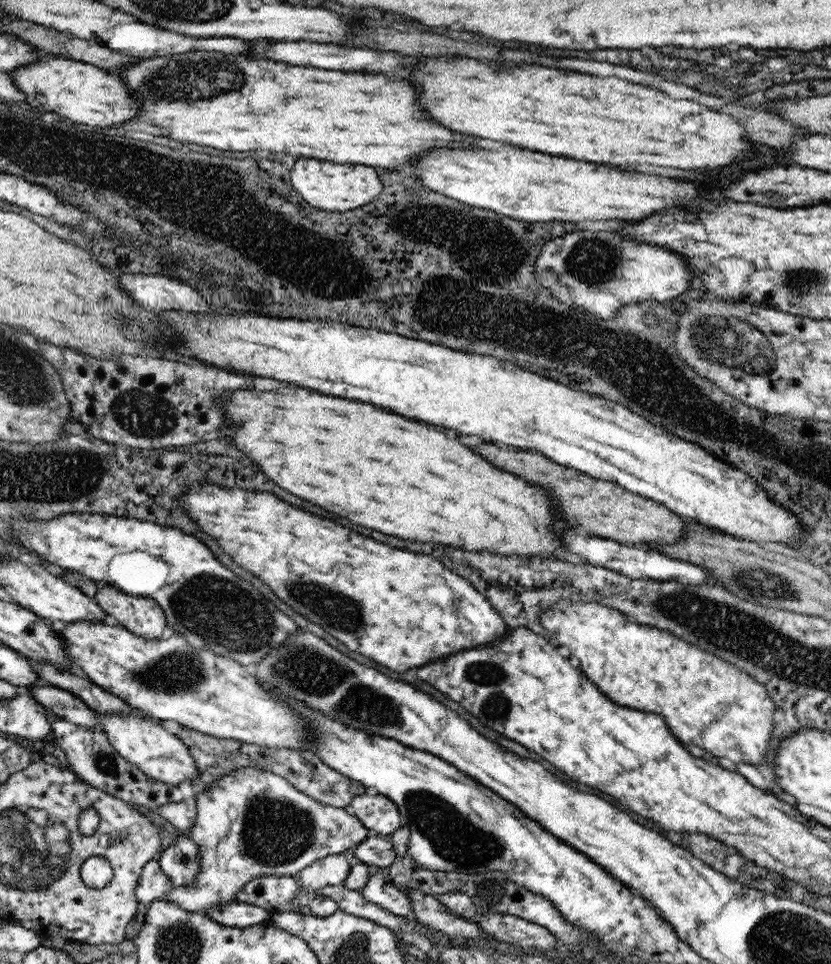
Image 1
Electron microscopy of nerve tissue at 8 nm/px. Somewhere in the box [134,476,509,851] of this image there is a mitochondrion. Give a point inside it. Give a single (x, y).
(214, 609)

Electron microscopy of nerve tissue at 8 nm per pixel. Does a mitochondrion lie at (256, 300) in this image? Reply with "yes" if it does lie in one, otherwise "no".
no

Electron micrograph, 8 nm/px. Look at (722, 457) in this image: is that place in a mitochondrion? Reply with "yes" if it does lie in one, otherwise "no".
no

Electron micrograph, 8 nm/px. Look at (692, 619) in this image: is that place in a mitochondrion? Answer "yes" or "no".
yes

